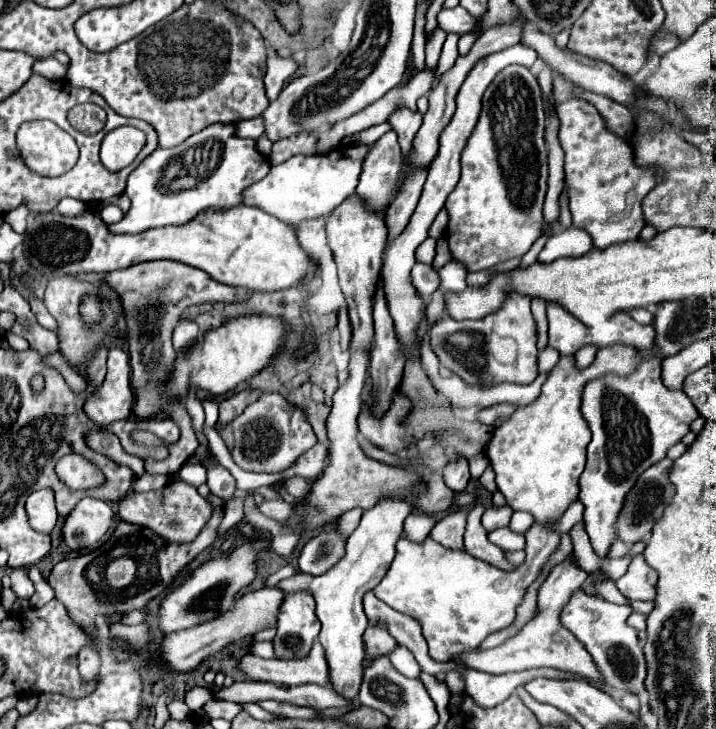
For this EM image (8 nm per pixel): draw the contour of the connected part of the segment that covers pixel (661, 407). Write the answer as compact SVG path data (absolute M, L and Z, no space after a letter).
M661 360L643 362L627 378L605 376L593 380L583 390L581 412L589 422L593 440L587 448L587 468L579 478L579 500L585 506L583 520L591 546L597 556L605 558L615 540L615 520L625 494L635 480L653 464L667 456L667 450L681 442L689 424L699 416L693 402L681 390L669 390L661 382Z

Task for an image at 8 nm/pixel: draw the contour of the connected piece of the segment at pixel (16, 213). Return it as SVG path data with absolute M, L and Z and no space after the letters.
M19 206L17 210L11 210L5 220L7 224L11 224L11 228L17 232L17 234L23 234L25 228L27 228L27 216L29 216L29 210L25 206Z

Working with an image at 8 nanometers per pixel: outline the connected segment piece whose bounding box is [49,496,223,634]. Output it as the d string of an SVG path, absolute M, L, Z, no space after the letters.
M209 496L215 512L203 532L197 536L195 542L185 546L169 544L149 528L119 522L111 538L99 546L97 550L67 558L59 562L51 576L49 584L55 590L55 598L61 600L73 620L77 620L89 634L95 630L95 616L97 614L113 614L113 612L131 612L135 608L145 608L149 600L163 594L165 588L173 582L173 578L189 564L197 554L201 554L207 546L211 546L217 538L217 526L223 518L223 502L217 496Z

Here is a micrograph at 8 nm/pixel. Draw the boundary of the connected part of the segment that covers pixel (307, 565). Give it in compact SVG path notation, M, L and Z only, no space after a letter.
M325 526L303 546L297 560L299 570L305 574L325 574L345 554L347 538L349 536L339 534L335 526Z

